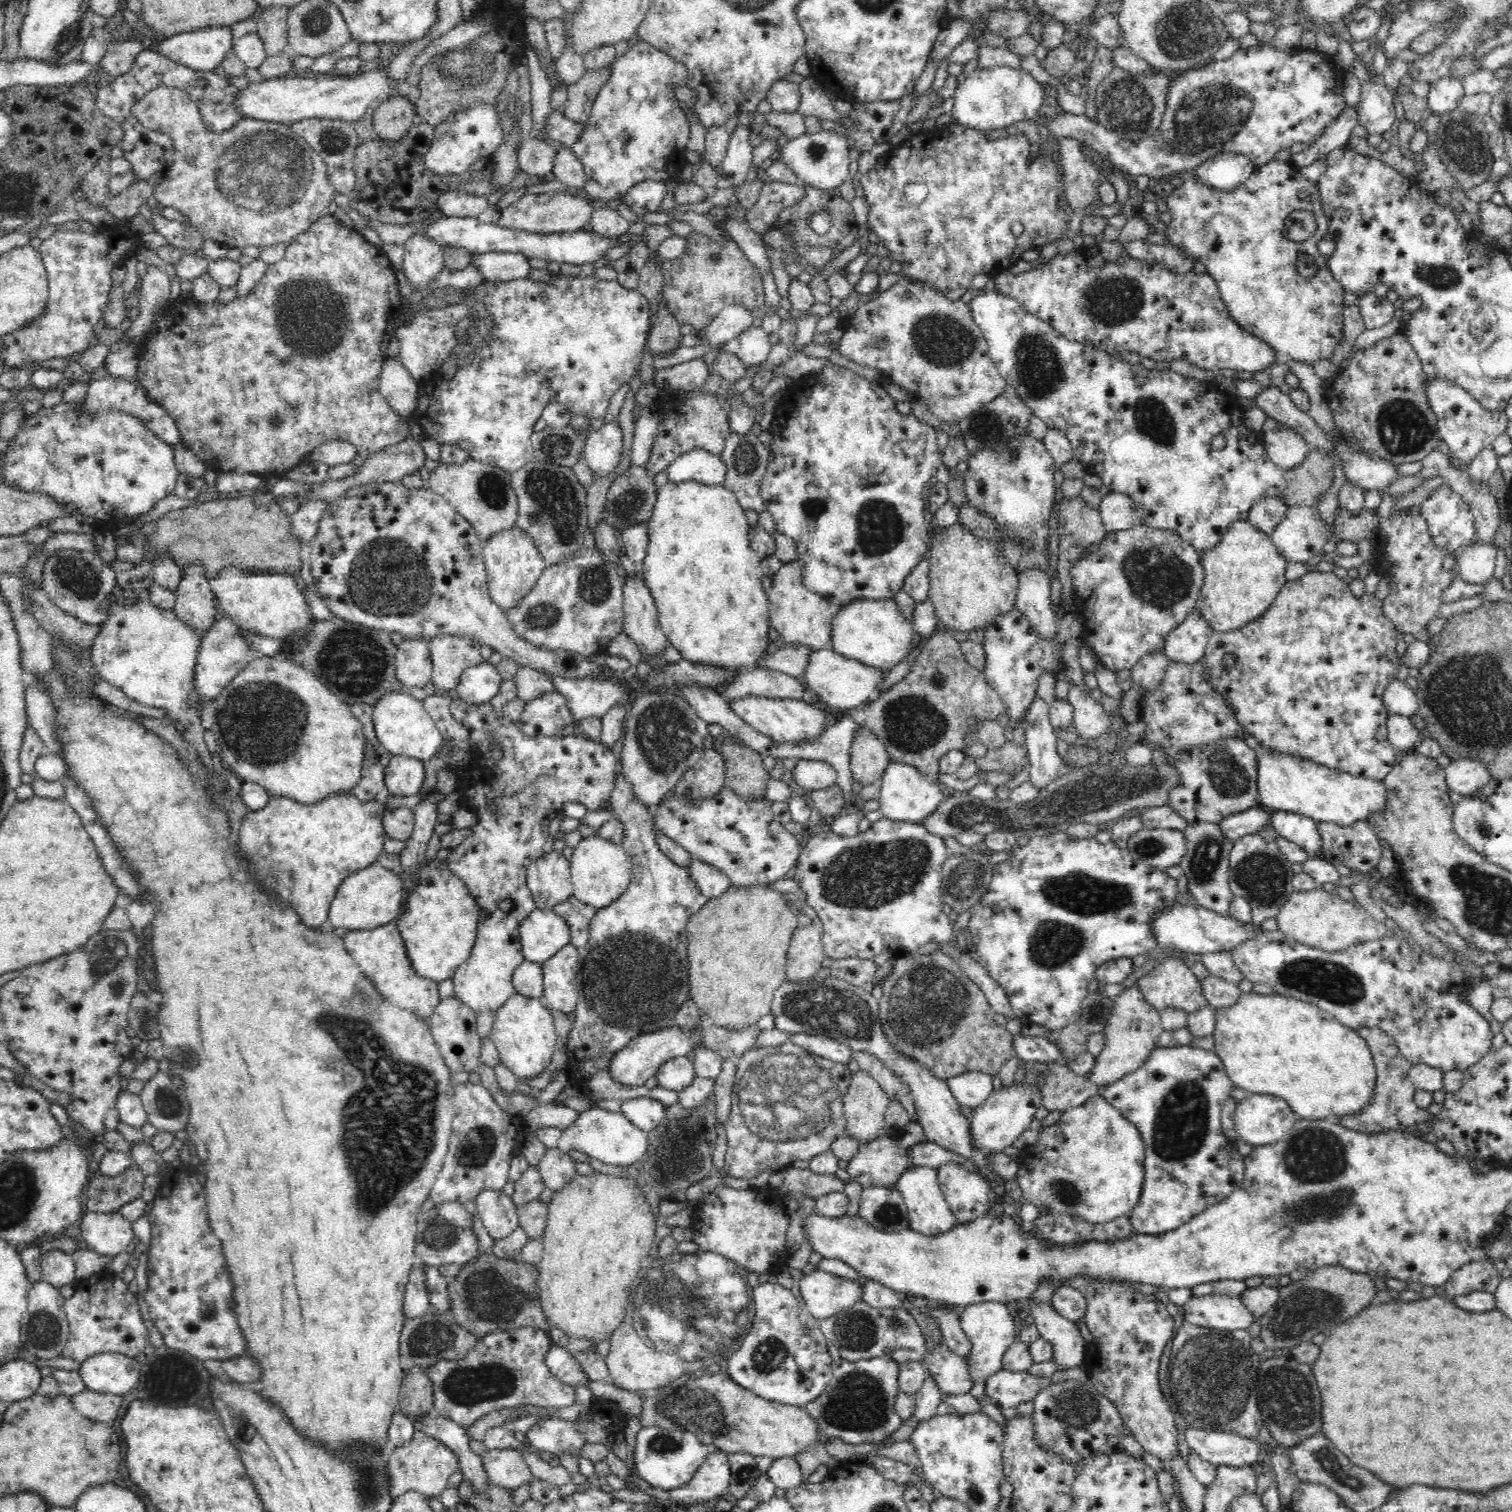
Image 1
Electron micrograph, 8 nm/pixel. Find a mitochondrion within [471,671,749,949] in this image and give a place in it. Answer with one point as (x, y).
(666, 735)

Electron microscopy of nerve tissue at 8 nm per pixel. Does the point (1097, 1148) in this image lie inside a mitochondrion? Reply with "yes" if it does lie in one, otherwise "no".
no

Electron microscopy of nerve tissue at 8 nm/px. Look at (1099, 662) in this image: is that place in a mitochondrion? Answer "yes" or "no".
no

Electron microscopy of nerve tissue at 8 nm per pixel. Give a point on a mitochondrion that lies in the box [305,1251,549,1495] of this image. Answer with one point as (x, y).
(486, 1297)

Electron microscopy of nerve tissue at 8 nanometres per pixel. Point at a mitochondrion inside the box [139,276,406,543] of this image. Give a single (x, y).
(317, 318)

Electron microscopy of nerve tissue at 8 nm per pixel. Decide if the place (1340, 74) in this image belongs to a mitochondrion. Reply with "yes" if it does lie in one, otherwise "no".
no

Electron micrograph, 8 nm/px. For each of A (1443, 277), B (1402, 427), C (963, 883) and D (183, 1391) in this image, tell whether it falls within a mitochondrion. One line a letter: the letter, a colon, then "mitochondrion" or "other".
A: mitochondrion
B: mitochondrion
C: mitochondrion
D: other

